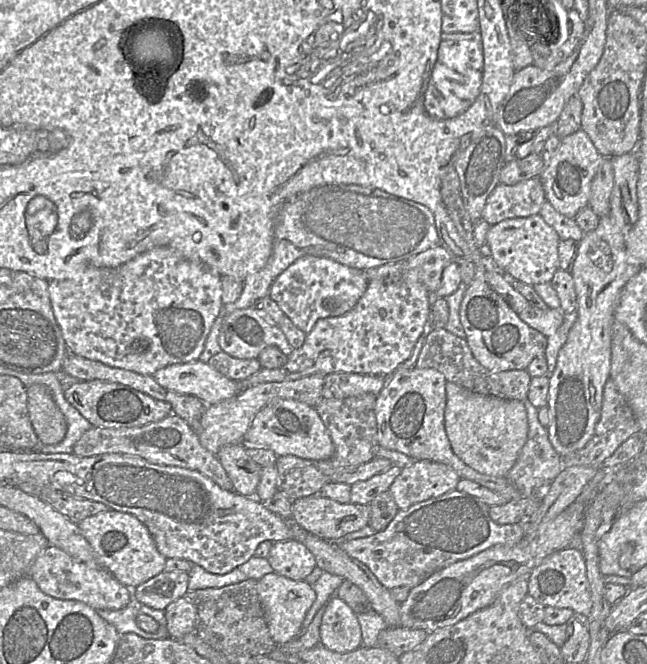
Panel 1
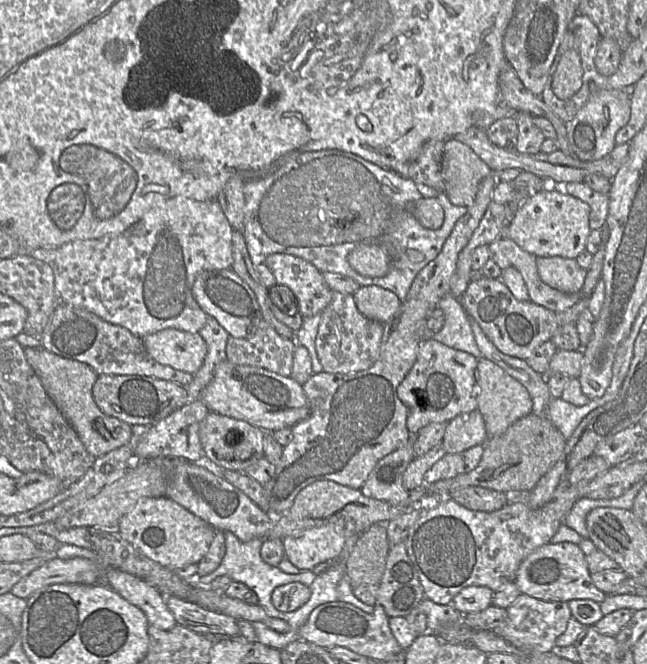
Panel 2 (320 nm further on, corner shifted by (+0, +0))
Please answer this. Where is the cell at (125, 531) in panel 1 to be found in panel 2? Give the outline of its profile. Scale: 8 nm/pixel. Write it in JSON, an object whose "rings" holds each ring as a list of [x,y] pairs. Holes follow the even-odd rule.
{"rings":[[[166,496],[140,499],[121,518],[116,530],[148,558],[172,570],[187,564],[198,564],[208,552],[216,533],[204,520]]]}

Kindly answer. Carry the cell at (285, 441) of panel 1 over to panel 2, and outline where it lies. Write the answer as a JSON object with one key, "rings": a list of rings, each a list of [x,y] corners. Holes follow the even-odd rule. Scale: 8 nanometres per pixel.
{"rings":[[[227,360],[217,366],[211,382],[202,390],[200,399],[210,411],[248,422],[262,430],[293,427],[309,415],[303,385],[292,377],[263,368],[235,365]]]}

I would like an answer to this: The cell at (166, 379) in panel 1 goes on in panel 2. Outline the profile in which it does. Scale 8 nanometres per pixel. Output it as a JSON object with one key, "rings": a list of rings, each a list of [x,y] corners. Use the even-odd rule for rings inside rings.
{"rings":[[[167,328],[142,338],[148,354],[158,363],[195,374],[207,355],[207,344],[200,333]]]}

